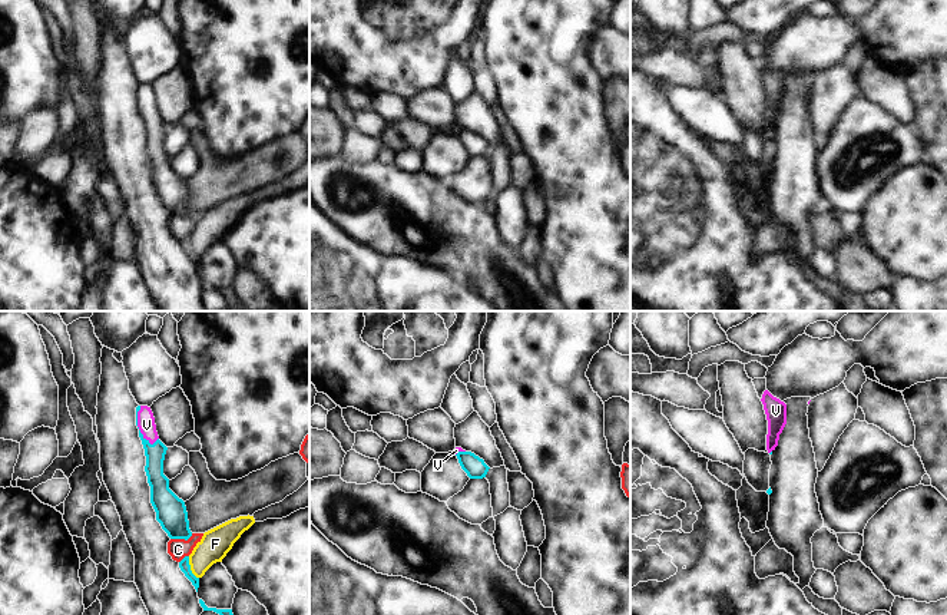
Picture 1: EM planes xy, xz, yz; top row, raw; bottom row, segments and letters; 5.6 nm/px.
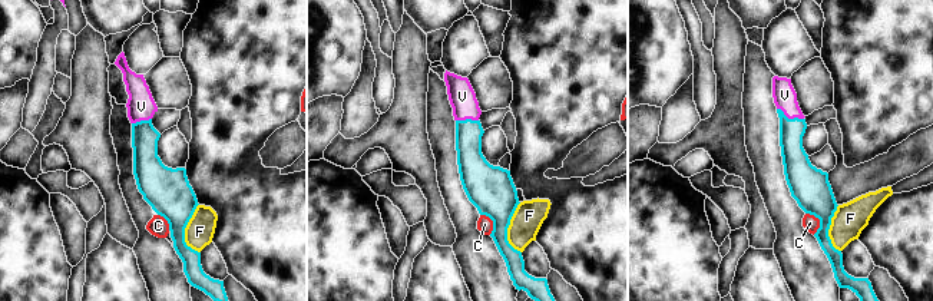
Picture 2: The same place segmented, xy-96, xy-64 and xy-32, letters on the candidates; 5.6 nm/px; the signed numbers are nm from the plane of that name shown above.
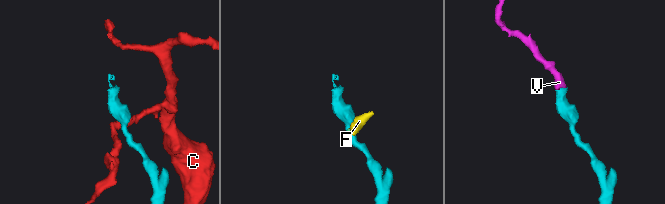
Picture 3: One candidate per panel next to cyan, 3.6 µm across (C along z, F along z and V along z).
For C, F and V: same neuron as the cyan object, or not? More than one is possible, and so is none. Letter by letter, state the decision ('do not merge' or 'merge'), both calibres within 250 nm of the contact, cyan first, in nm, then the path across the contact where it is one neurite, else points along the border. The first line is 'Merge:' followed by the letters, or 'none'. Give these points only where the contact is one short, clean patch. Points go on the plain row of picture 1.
Merge: V
C: do not merge; calibres 180 and 110 nm; border xy (192, 212), (186, 218), (171, 218)
F: do not merge; calibres 60 and 170 nm; border xy (188, 235), (191, 250), (198, 257)
V: merge; calibres 110 and 100 nm; way xy (155, 132), (154, 125), (138, 106), (146, 103)

